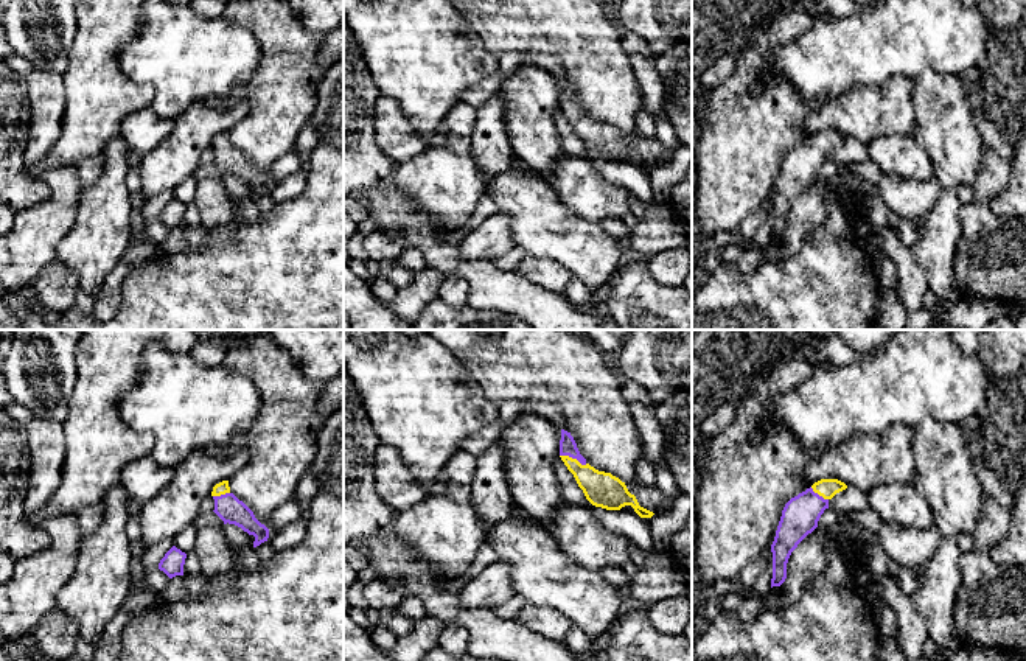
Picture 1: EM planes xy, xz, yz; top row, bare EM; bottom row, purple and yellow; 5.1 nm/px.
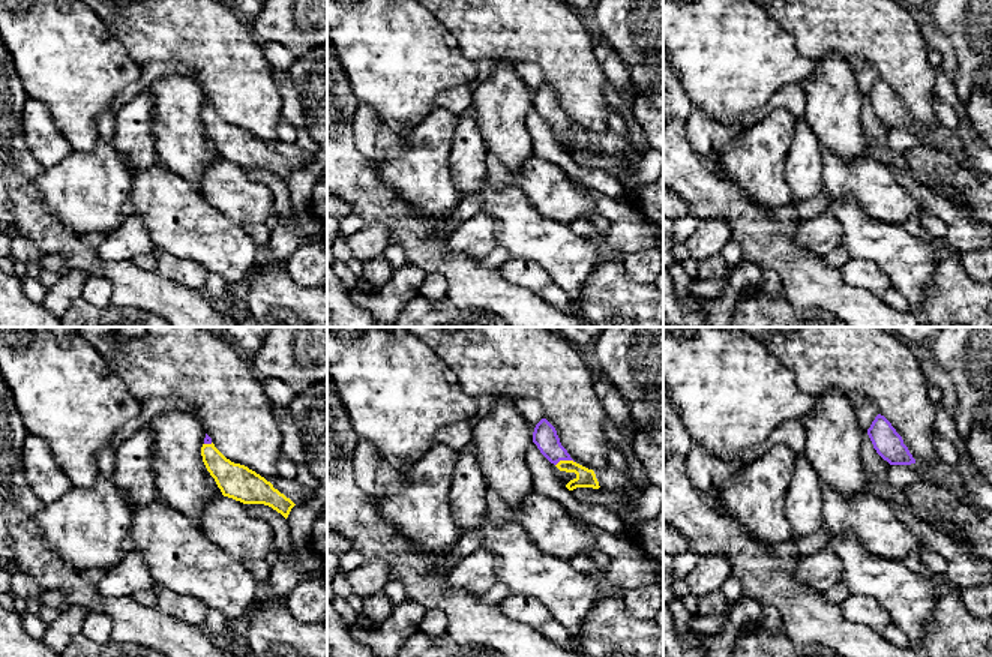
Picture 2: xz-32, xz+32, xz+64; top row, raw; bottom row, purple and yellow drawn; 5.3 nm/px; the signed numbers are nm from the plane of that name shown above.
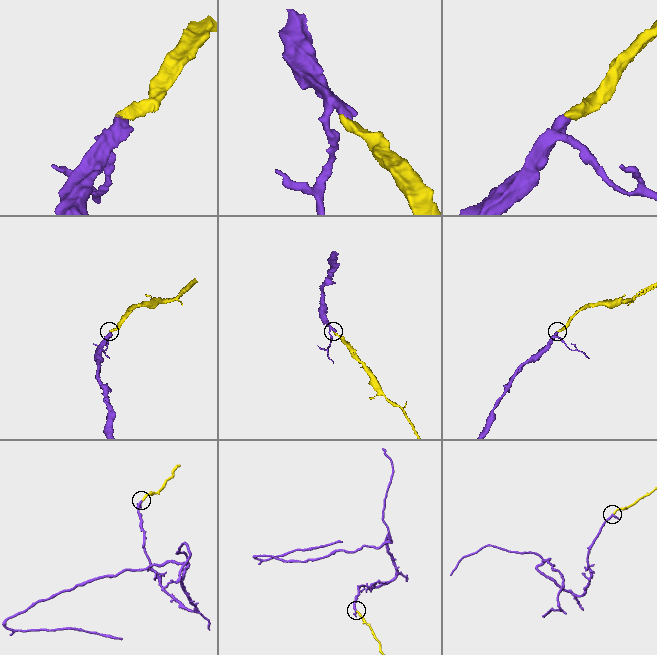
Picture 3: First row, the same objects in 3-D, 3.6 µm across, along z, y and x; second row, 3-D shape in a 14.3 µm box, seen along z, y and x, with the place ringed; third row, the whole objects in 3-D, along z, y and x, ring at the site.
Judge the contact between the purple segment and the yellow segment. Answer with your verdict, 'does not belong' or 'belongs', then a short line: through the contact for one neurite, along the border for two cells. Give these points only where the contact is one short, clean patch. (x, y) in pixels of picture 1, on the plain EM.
belongs; line xz (568, 98), (574, 109), (600, 140)

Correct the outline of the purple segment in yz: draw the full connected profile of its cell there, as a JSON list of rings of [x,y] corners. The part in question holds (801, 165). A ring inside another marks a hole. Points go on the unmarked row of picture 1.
[[[821,131],[785,156],[771,196],[771,240],[785,233],[791,204],[818,179],[821,166],[829,160],[829,152],[846,140],[847,137],[838,131]]]

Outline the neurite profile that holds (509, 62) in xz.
[[[504,53],[499,56],[499,68],[493,75],[482,79],[480,82],[466,89],[460,95],[460,101],[468,103],[476,109],[480,107],[499,90],[505,78],[513,75],[519,67],[525,64],[532,64],[546,70],[558,81],[563,81],[566,75],[564,65],[561,59],[557,56],[549,56],[544,53]]]

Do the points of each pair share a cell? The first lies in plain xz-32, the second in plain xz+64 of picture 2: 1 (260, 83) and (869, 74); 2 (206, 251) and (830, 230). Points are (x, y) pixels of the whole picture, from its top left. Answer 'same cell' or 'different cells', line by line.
1: different cells
2: different cells

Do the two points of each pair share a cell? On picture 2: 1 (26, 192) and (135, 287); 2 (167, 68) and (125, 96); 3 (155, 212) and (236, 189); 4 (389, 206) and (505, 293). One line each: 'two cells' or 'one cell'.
1: one cell
2: one cell
3: two cells
4: one cell

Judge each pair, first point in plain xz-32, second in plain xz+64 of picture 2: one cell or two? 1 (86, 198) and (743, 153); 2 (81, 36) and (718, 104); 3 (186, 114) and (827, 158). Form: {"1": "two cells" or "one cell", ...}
{"1": "one cell", "2": "one cell", "3": "two cells"}

